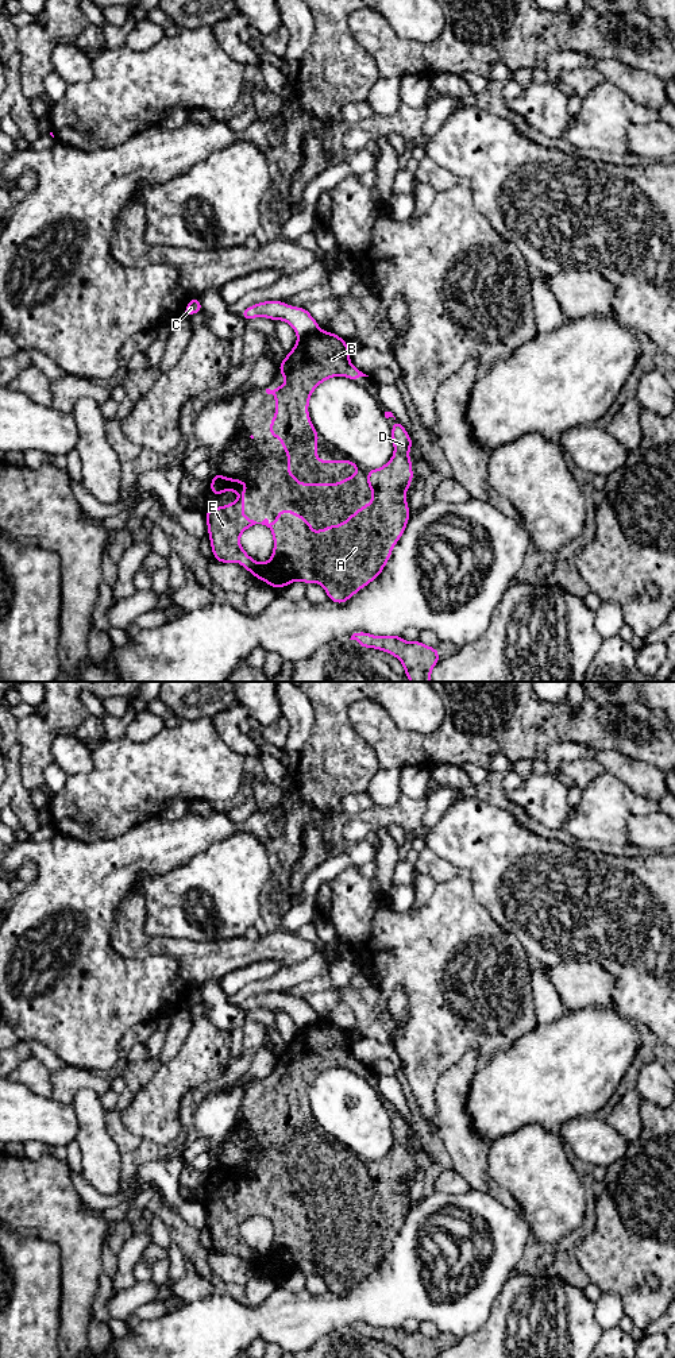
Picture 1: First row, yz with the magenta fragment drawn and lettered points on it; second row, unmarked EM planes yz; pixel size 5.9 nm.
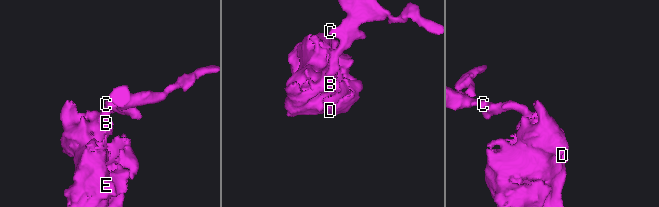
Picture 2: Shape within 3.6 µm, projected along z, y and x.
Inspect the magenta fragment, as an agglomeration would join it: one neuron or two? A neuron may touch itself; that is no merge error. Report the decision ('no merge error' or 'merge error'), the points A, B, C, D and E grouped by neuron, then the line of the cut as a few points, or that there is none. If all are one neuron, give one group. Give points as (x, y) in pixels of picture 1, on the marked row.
merge error; A B D E / C; cut in yz along (317, 328), (299, 338)

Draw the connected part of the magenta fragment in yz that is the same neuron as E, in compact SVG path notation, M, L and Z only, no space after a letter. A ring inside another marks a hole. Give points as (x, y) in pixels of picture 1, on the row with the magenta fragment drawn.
M397 420L392 439L393 458L377 470L367 470L373 501L342 524L316 532L300 513L289 509L281 509L273 525L267 518L262 522L248 520L243 513L247 483L220 474L211 477L213 495L227 490L243 494L227 506L204 513L216 562L239 562L273 589L286 587L294 580L317 582L332 602L348 601L381 575L410 516L406 489L413 479L408 454L413 441ZM255 524L266 525L273 533L274 549L266 563L250 558L240 543L240 535Z

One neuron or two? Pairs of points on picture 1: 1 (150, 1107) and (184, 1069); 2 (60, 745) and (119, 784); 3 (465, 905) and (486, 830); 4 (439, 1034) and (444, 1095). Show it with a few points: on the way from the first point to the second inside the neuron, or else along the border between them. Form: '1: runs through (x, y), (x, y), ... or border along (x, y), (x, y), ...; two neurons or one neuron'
1: runs through (159, 1098), (174, 1079); one neuron
2: border along (87, 741), (93, 768), (68, 776); two neurons
3: border along (467, 878), (474, 898), (488, 911); two neurons
4: border along (466, 1052), (439, 1077), (434, 1103); two neurons

